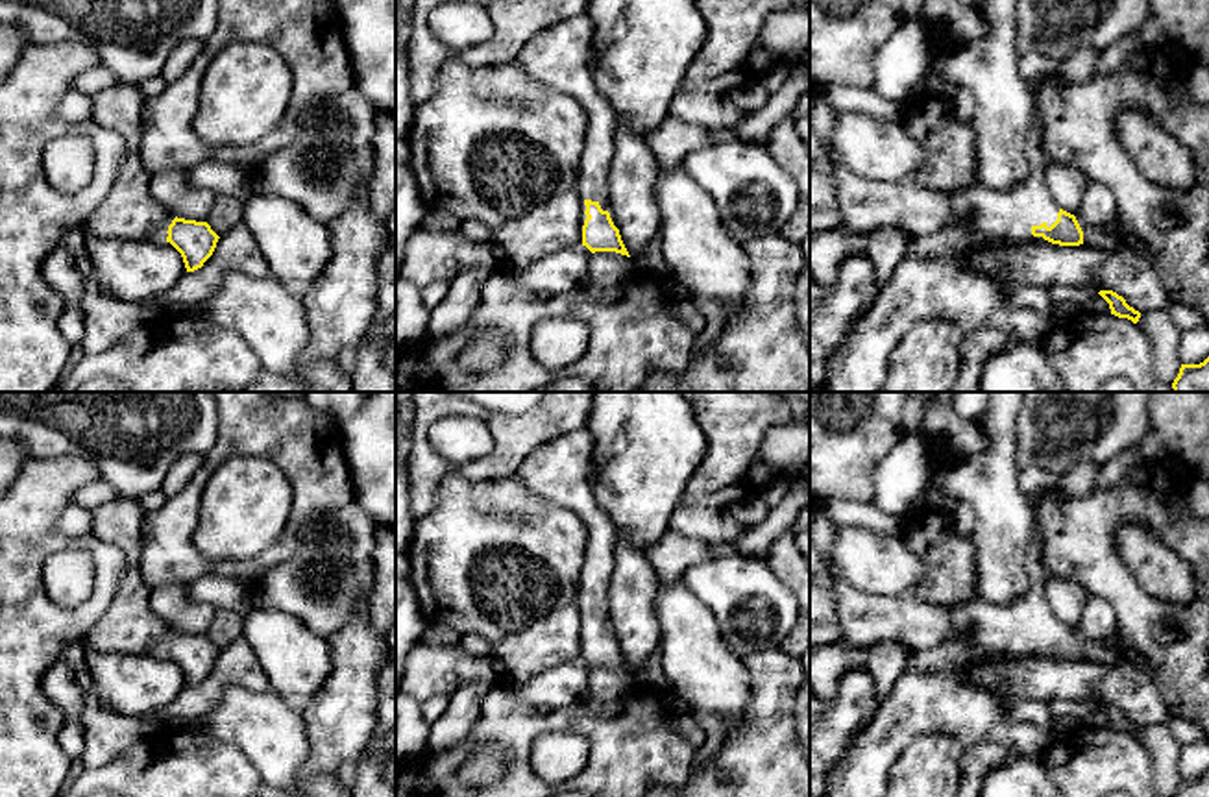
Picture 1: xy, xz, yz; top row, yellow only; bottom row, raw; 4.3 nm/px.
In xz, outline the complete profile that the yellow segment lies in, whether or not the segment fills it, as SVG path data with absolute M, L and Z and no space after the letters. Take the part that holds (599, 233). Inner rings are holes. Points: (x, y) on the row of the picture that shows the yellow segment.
M577 15L532 37L514 63L545 91L566 92L584 105L588 131L577 174L582 246L592 253L616 251L630 257L608 198L617 116L590 72L592 39L592 18Z

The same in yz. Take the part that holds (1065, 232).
M1037 109L1032 111L1028 135L1024 141L1024 155L1030 174L1022 181L1004 190L972 187L956 192L935 192L915 185L911 179L871 181L850 172L826 142L823 144L823 153L832 163L837 187L837 203L845 218L845 226L852 233L900 229L915 239L932 235L948 224L961 224L965 229L989 240L1011 240L1020 244L1046 242L1059 246L1083 244L1083 231L1076 216L1063 211L1048 192L1044 174L1052 159L1043 148L1043 118Z

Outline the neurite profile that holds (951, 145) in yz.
M926 94L908 102L906 131L924 148L922 168L910 179L935 192L978 187L978 141L971 122L956 116L954 104Z

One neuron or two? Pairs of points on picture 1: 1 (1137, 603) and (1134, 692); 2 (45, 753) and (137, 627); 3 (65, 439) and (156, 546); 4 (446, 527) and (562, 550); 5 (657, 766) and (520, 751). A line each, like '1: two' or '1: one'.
1: two
2: two
3: two
4: one
5: one

